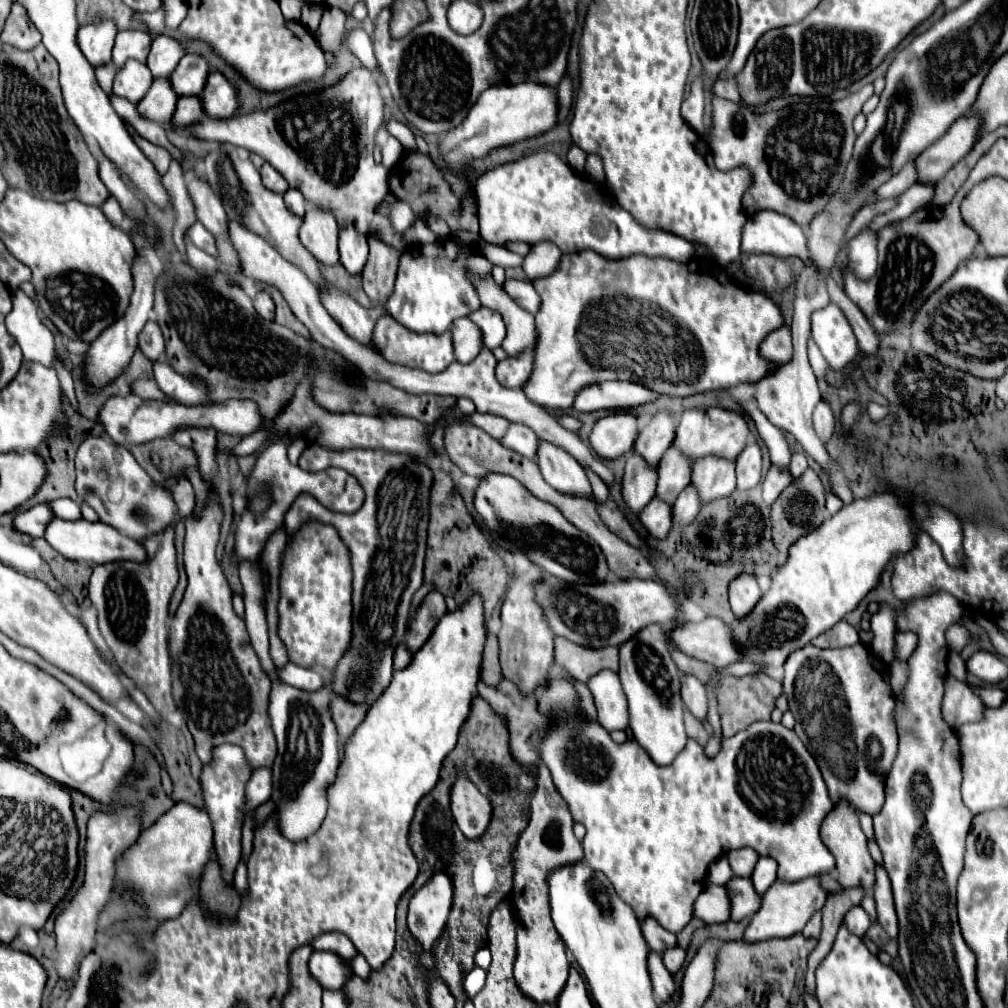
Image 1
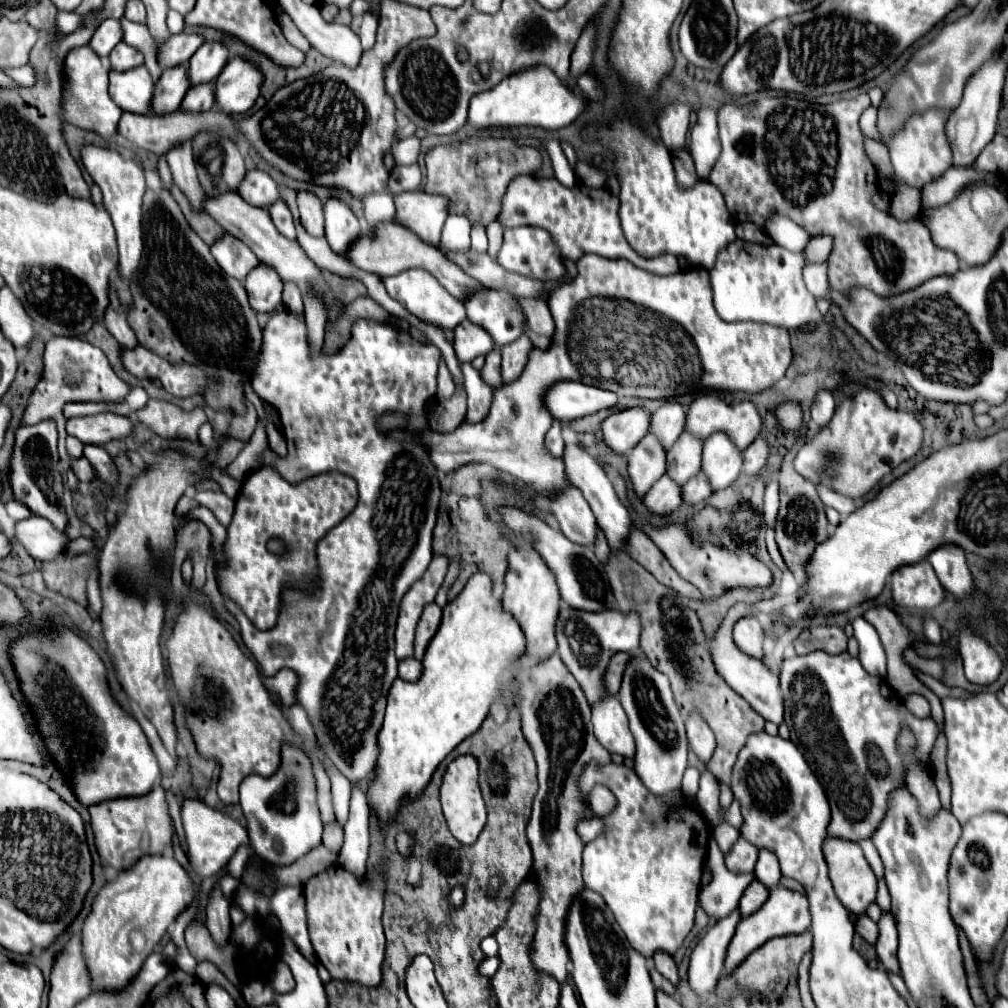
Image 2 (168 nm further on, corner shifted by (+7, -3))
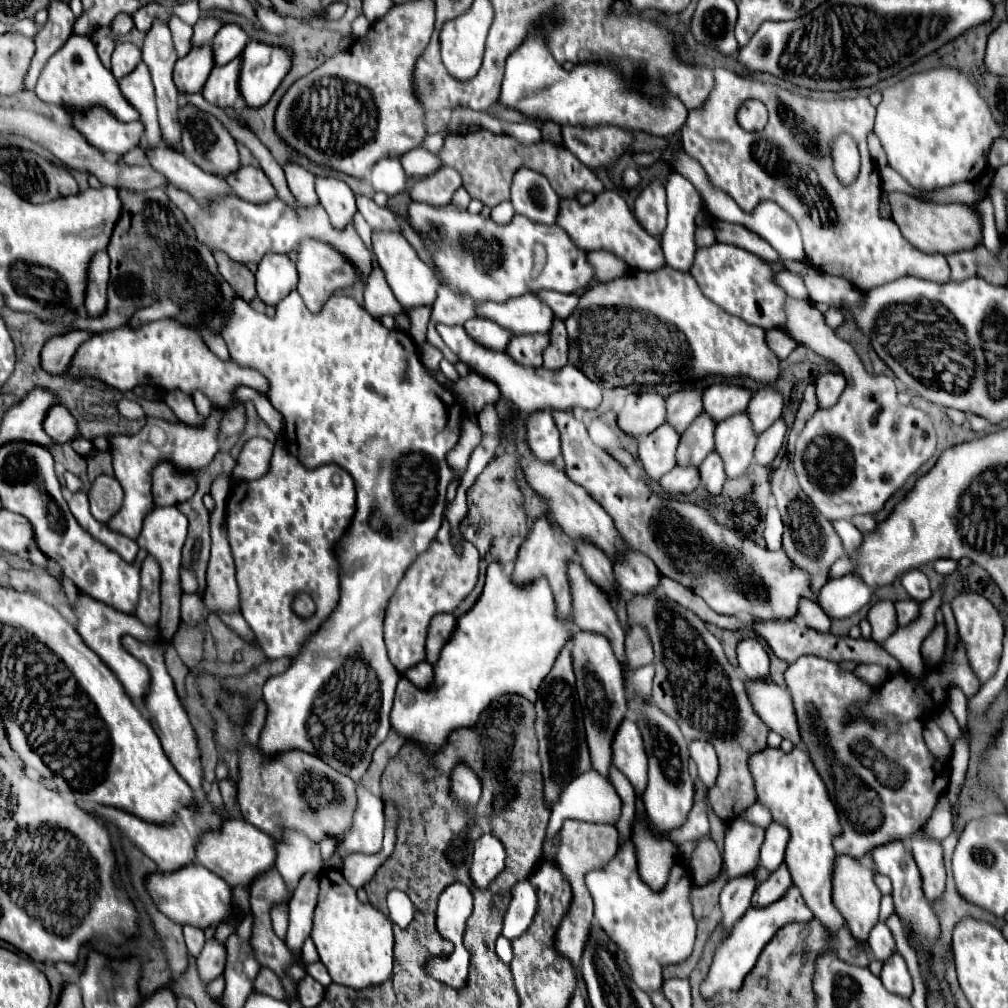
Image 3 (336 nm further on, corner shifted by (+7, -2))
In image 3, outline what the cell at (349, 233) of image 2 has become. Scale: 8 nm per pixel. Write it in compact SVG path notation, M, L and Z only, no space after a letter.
M317 178L315 190L335 228L343 230L353 222L353 216L357 214L357 204L351 188L345 182L337 178Z

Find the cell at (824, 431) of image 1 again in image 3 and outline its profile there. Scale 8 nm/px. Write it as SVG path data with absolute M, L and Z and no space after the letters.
M827 372L815 380L815 394L819 408L831 408L845 388L845 378L841 372Z

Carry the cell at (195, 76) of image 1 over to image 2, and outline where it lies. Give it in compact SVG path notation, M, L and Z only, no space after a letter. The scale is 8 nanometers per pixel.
M217 41L203 43L191 57L191 69L189 69L191 83L199 85L215 81L227 61L229 61L229 49L223 43Z

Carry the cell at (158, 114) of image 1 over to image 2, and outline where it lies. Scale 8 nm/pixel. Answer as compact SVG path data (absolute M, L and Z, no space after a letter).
M189 63L165 69L159 83L155 85L155 97L153 97L155 113L163 115L177 111L189 89L191 89Z

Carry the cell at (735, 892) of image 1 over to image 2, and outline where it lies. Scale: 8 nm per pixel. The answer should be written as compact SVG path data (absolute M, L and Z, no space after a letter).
M753 881L749 885L749 889L745 889L741 901L739 901L739 911L741 917L749 917L753 911L757 911L769 897L769 889L765 885L761 885L761 881Z

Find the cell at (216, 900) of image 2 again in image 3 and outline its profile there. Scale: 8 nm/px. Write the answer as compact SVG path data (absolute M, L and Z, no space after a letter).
M215 938L207 940L203 952L197 956L199 976L209 984L211 980L215 980L225 970L225 960L227 960L225 944L215 940Z

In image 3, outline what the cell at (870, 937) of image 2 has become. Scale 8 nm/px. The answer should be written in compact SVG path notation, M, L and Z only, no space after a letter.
M879 922L879 924L873 926L873 930L869 932L869 938L867 938L867 944L871 946L875 958L881 960L881 962L887 960L887 956L895 950L893 936L891 936L889 928L887 928L883 922Z

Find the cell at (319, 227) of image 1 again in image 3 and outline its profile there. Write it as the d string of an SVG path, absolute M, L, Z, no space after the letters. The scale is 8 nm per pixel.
M285 164L285 176L287 176L287 184L289 190L293 192L295 200L299 206L303 208L313 208L319 204L317 192L315 192L315 176L311 172L307 172L305 168L297 166L297 164Z

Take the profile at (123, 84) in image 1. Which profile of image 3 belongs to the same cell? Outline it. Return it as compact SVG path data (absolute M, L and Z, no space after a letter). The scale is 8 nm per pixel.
M141 62L131 74L123 76L119 80L119 88L125 96L125 100L137 108L141 122L145 126L145 134L149 140L147 148L157 148L161 144L161 128L157 122L157 108L155 108L155 96L153 96L153 82L149 76L149 68Z

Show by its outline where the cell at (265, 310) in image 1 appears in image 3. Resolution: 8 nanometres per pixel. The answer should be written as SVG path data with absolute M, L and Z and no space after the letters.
M265 254L255 272L257 298L269 306L283 300L297 284L295 264L287 254Z

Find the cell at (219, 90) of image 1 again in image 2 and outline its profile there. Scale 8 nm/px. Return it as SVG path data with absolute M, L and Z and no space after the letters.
M235 57L225 65L215 83L217 105L225 113L247 113L259 97L263 73L251 61Z

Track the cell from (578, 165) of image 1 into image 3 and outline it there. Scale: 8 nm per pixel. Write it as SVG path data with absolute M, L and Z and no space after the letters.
M545 122L543 128L541 128L541 132L543 132L543 140L549 140L549 142L553 142L553 144L561 144L561 142L563 142L561 126L559 126L559 124L555 126L553 122Z

